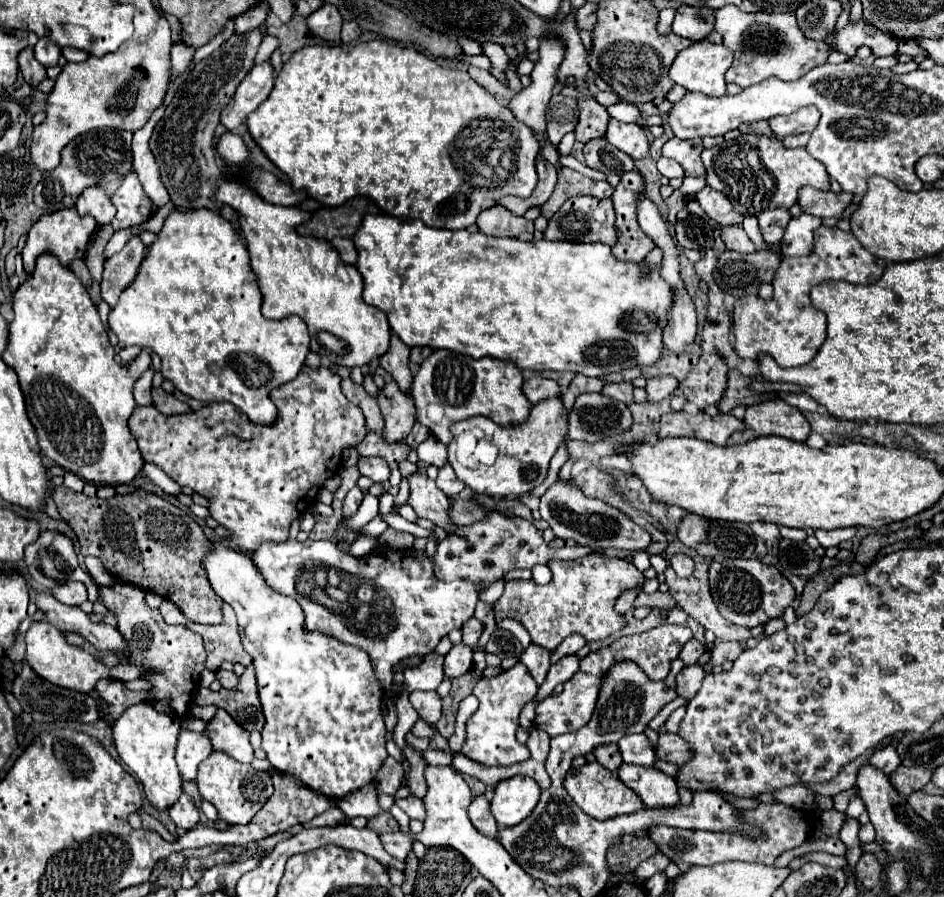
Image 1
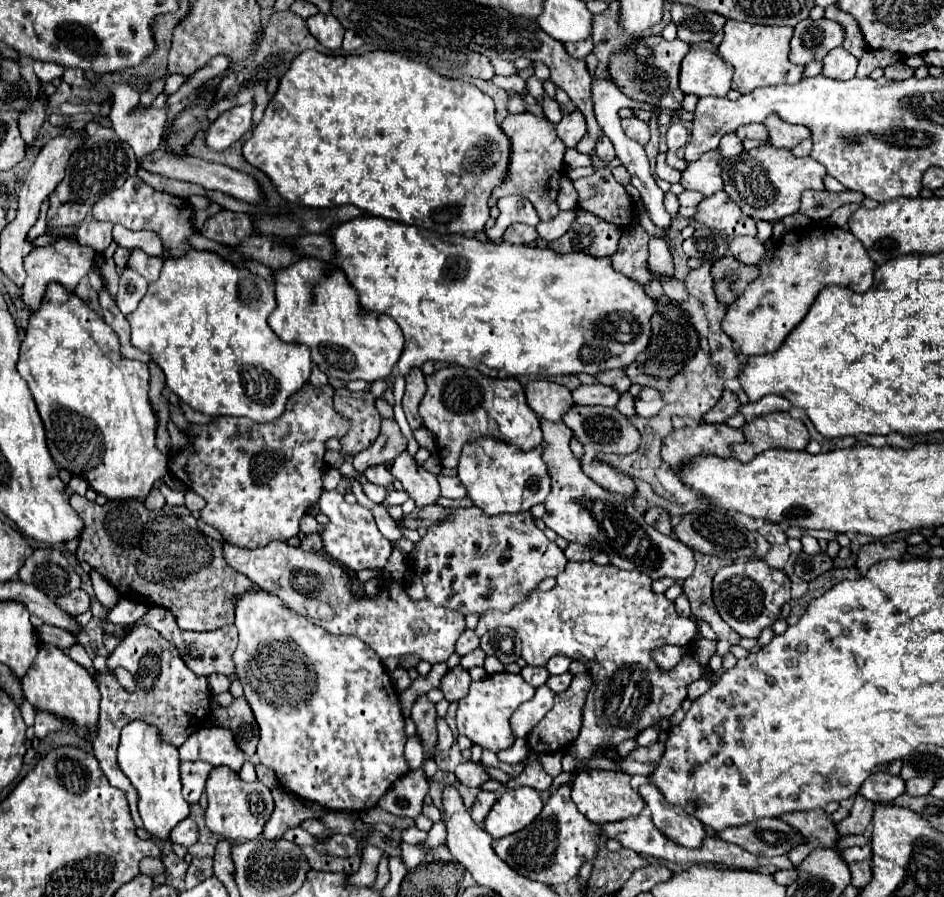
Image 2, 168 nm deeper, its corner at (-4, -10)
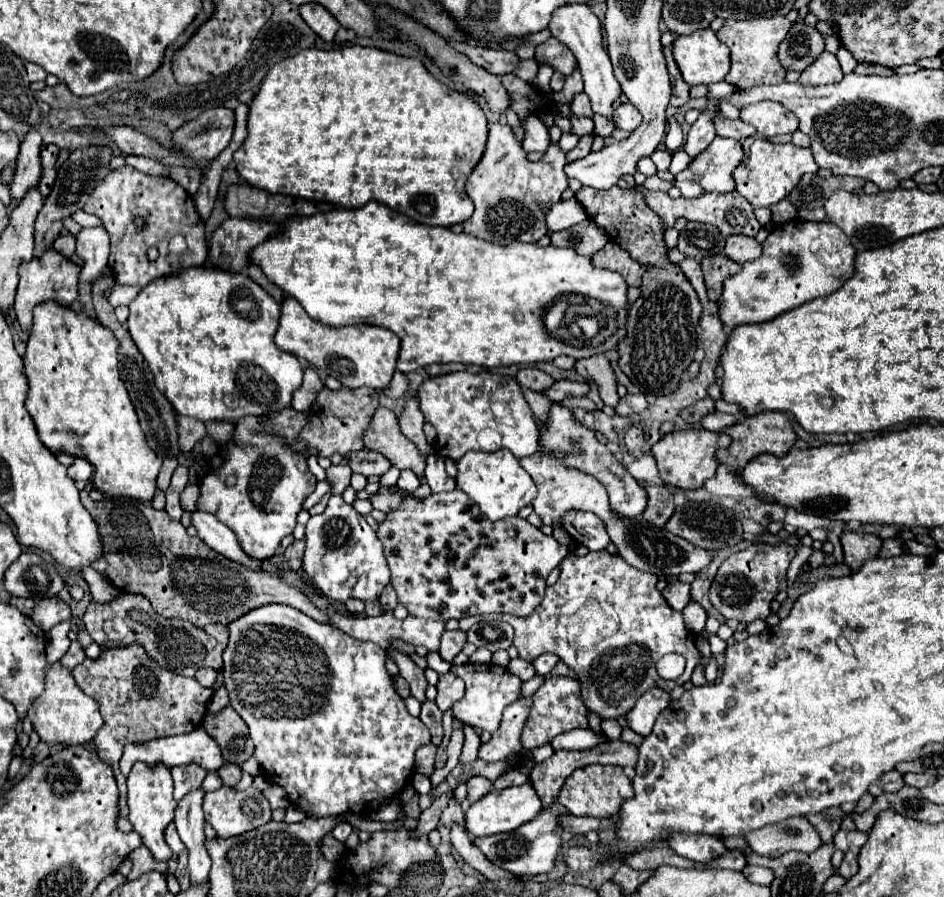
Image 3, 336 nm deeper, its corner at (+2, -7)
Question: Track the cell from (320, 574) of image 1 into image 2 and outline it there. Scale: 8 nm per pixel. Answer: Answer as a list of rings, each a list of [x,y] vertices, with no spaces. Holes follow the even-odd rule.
[[[224,542],[222,548],[226,564],[236,572],[248,576],[262,590],[276,594],[288,608],[304,614],[310,622],[324,626],[330,634],[358,636],[364,644],[376,650],[382,660],[390,656],[418,654],[430,664],[446,662],[454,652],[456,638],[464,632],[464,614],[456,614],[456,610],[440,610],[440,606],[432,606],[428,598],[414,602],[406,594],[406,586],[396,582],[388,584],[372,598],[352,596],[350,578],[336,566],[336,562],[328,562],[328,558],[304,552],[302,548],[292,548],[286,542],[272,542],[256,550]]]

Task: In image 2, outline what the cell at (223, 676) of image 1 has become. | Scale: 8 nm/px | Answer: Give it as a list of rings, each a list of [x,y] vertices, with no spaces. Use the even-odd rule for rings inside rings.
[[[210,674],[208,676],[208,688],[210,692],[216,696],[220,692],[228,692],[230,688],[230,680],[224,676],[224,674]]]

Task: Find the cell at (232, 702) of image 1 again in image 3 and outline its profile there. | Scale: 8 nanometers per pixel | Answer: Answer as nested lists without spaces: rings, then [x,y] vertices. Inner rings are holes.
[[[230,705],[220,713],[208,713],[202,727],[210,737],[216,739],[226,763],[242,765],[252,757],[254,745],[248,735],[248,727],[242,719],[238,719],[238,713]]]

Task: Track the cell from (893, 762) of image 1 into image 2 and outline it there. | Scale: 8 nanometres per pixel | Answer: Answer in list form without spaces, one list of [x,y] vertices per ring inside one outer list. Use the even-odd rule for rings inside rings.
[[[886,770],[872,774],[860,788],[860,794],[872,802],[892,802],[896,796],[906,792],[906,784],[900,776],[892,776]]]

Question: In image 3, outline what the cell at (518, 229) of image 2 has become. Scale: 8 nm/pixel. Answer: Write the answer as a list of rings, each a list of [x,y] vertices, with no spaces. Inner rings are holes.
[[[502,123],[490,125],[490,137],[484,157],[476,165],[476,169],[472,171],[466,183],[466,193],[476,207],[476,215],[472,215],[464,223],[466,233],[500,245],[508,245],[514,241],[536,243],[540,237],[548,233],[544,215],[538,211],[536,205],[540,203],[552,205],[560,201],[562,191],[568,187],[564,165],[566,165],[566,153],[558,147],[558,143],[550,143],[540,161],[530,161],[528,153],[522,149],[522,143],[516,139],[514,129],[510,125],[502,125]],[[500,183],[506,191],[506,227],[500,227]],[[484,219],[492,227],[484,227],[482,223]]]

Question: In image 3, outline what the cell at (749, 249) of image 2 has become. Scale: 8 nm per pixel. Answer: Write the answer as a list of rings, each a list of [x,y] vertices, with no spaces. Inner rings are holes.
[[[730,235],[726,239],[726,247],[724,253],[736,261],[736,263],[746,263],[746,261],[754,261],[762,255],[762,247],[754,237],[746,237],[746,235]]]

